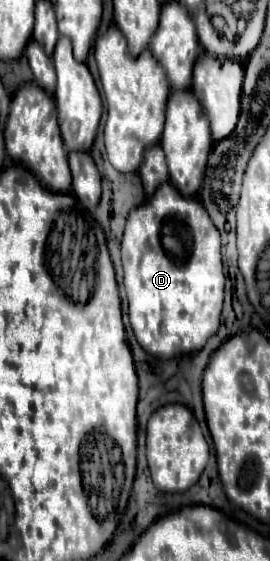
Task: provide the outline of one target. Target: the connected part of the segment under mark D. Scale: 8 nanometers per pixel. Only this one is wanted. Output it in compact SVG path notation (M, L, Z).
M162 182L144 204L130 212L121 240L121 259L124 288L130 304L128 318L140 346L146 352L158 358L198 352L206 340L216 334L224 300L220 232L196 198L184 198L170 182Z

